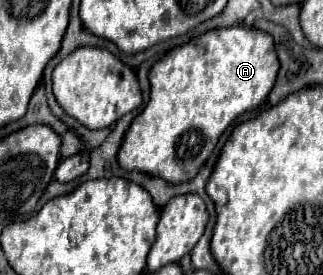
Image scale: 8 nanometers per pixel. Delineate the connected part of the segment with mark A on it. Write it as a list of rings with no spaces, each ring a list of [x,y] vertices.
[[[243,24],[209,30],[191,42],[169,50],[151,70],[151,98],[145,110],[131,122],[119,150],[119,164],[125,170],[139,170],[165,178],[169,184],[191,180],[215,150],[219,136],[243,112],[257,108],[275,86],[279,60],[273,38],[267,32]]]

